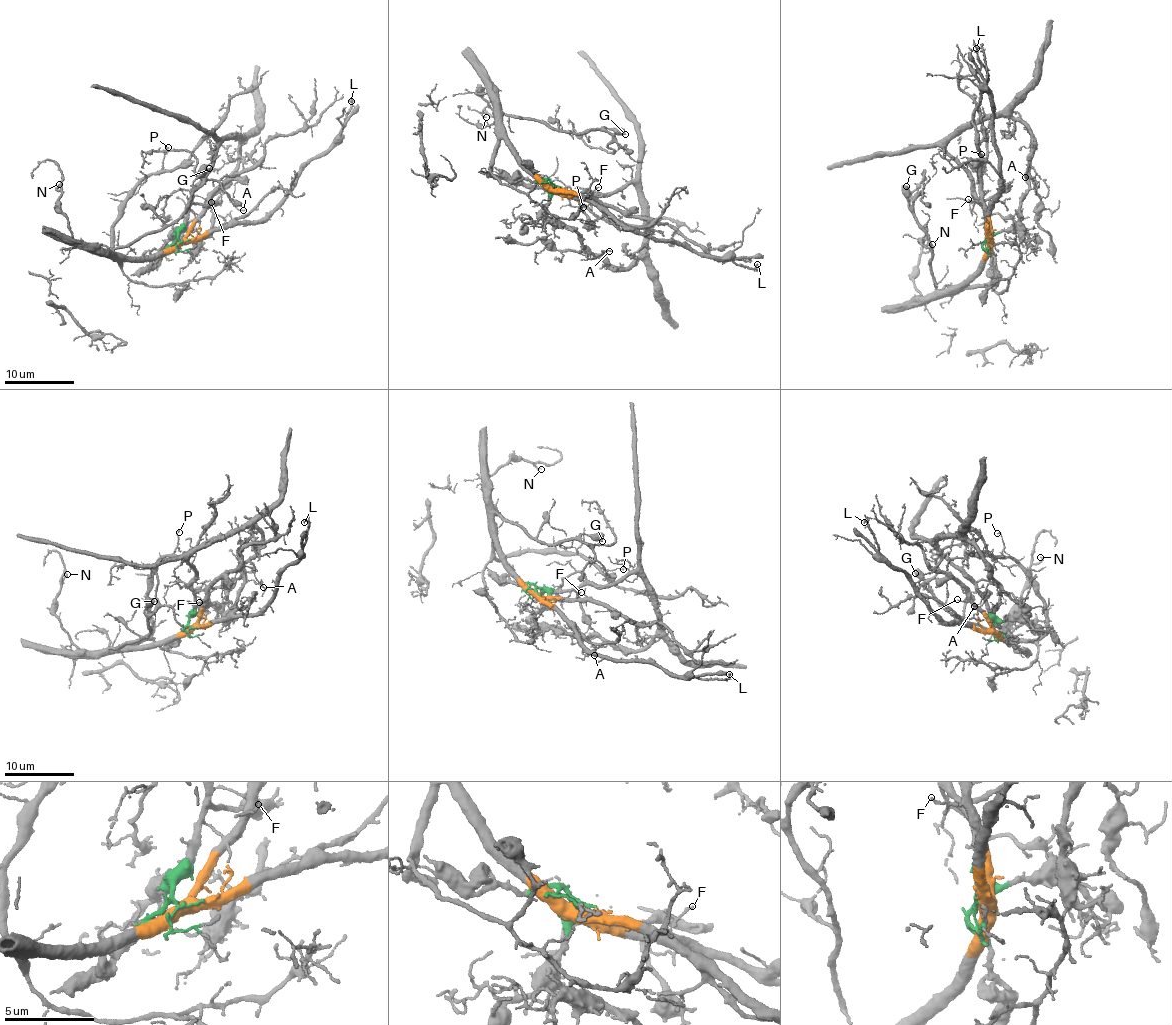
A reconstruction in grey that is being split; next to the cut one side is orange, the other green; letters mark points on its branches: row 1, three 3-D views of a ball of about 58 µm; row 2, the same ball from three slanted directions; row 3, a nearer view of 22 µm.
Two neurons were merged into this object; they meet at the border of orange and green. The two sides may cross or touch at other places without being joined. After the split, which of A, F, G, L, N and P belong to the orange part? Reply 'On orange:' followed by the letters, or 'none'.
On orange: F, G, L, N, P

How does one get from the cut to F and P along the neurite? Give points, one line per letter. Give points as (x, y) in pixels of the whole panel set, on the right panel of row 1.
F: (985, 240), (990, 228), (983, 204), (968, 198)
P: (985, 240), (988, 244), (975, 273), (961, 287), (984, 284), (996, 272), (996, 255), (980, 197), (981, 154)

